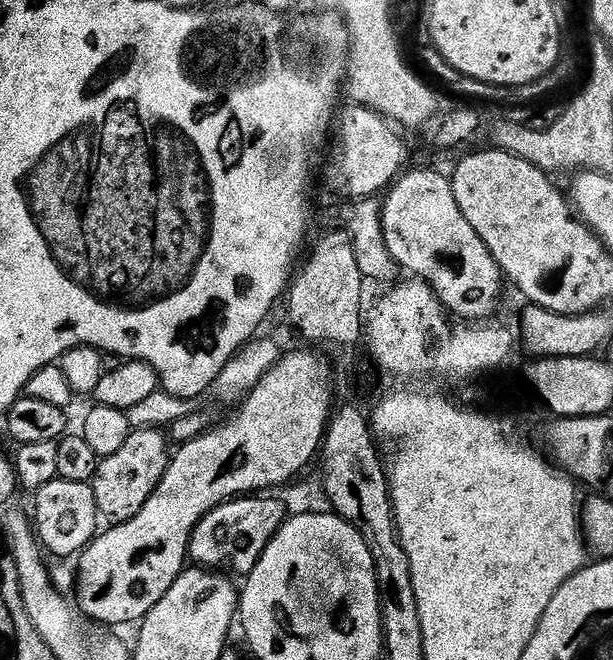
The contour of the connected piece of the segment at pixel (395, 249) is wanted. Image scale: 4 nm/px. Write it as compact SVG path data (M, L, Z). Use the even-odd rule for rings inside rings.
M432 168L405 171L392 187L387 189L382 200L380 216L385 246L392 255L392 260L399 264L405 273L412 272L408 274L429 284L433 294L440 299L440 303L453 317L460 316L456 318L464 322L484 322L495 317L492 315L500 304L500 295L503 294L504 288L506 289L506 277L496 259L490 254L486 242L478 238L474 226L470 226L462 210L458 210L451 179L445 173L443 176Z

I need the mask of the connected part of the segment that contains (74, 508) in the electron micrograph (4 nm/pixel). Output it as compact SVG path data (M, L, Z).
M59 478L46 482L34 493L34 531L43 547L56 558L72 558L84 551L98 535L98 513L91 483L66 482Z

